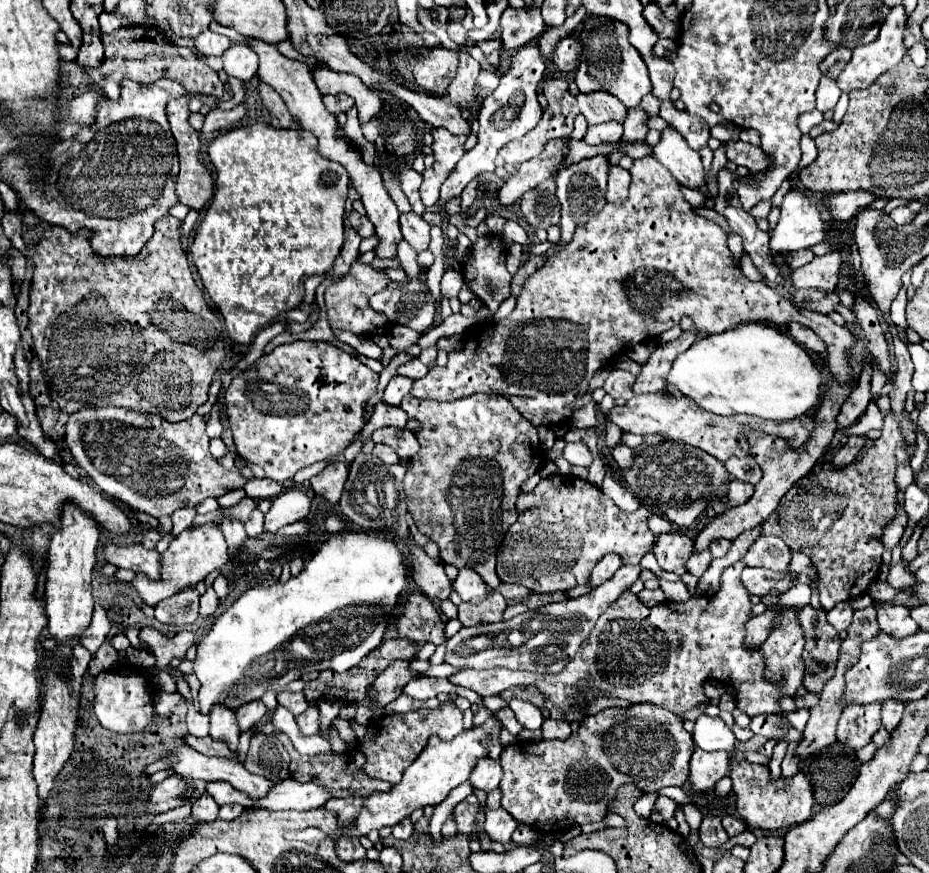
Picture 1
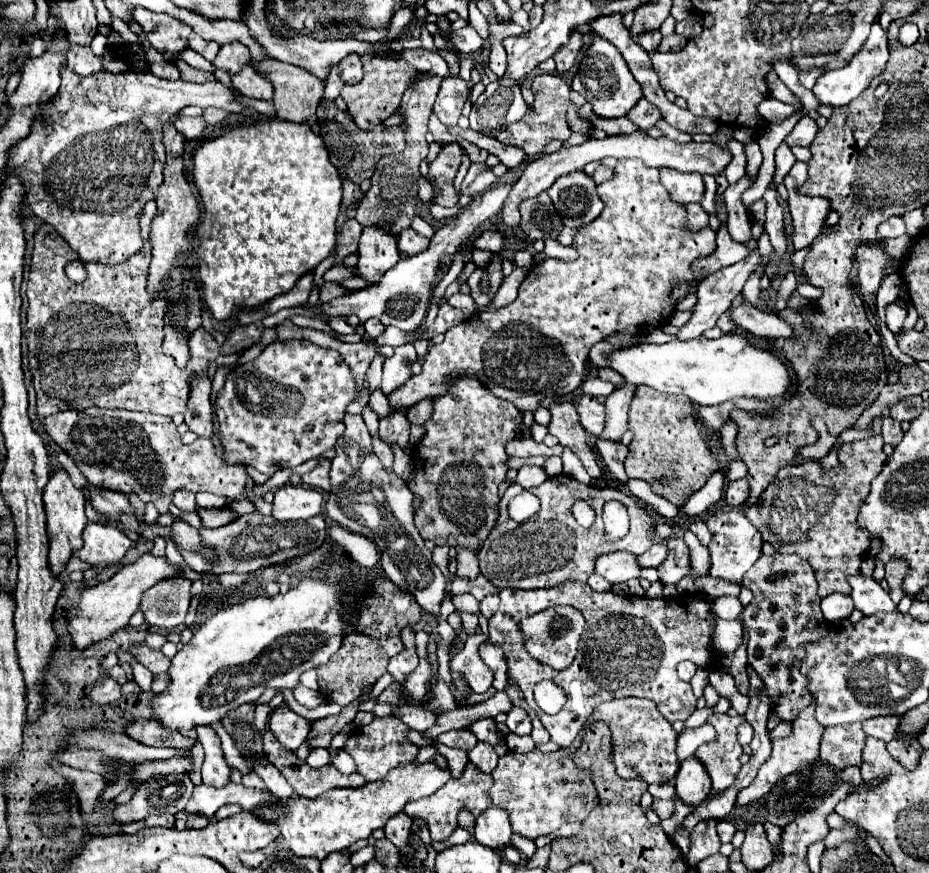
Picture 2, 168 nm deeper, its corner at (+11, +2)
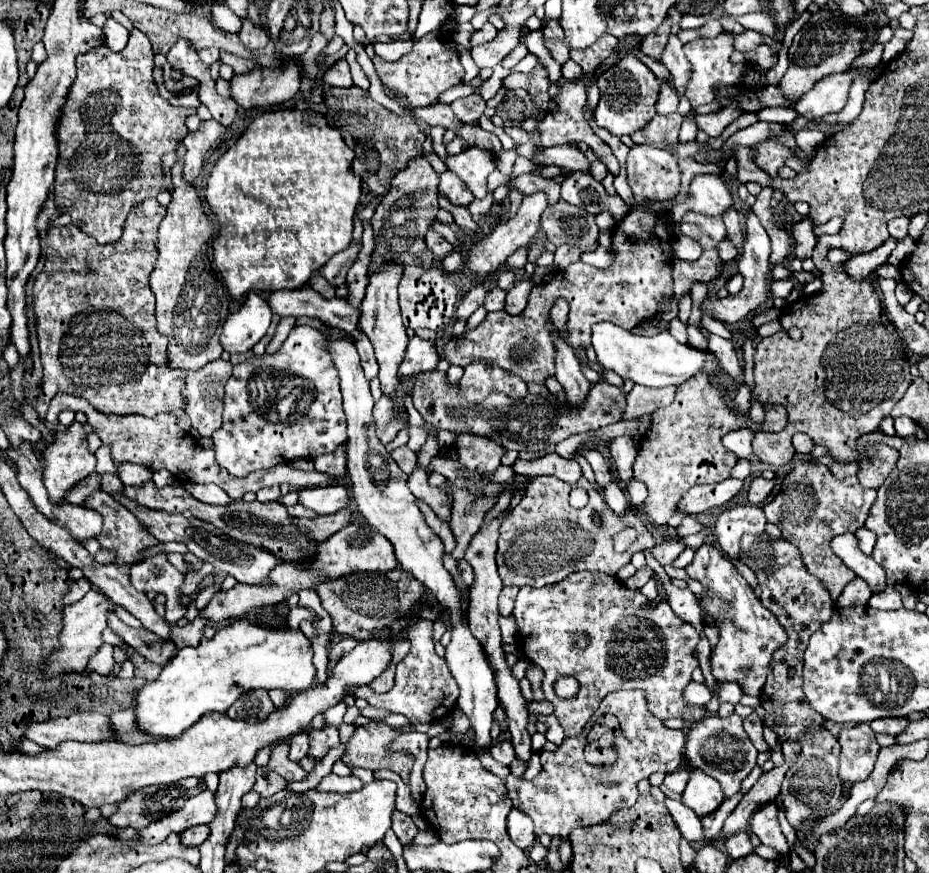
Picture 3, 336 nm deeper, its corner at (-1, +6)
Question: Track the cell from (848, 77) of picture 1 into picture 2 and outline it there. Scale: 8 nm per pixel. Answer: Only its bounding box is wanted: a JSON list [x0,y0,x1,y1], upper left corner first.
[813,23,889,107]

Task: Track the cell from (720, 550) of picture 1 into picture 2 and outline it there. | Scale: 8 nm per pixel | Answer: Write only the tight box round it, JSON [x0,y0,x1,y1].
[689,520,712,546]

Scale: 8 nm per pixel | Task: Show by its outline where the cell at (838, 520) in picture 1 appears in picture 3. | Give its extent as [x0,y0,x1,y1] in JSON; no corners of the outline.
[763,461,877,599]

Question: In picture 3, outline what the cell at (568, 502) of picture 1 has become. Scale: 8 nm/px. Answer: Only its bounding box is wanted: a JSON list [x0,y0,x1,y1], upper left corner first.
[497,477,655,587]

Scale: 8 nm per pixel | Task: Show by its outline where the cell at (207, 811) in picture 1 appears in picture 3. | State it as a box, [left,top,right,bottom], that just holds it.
[181,825,209,847]

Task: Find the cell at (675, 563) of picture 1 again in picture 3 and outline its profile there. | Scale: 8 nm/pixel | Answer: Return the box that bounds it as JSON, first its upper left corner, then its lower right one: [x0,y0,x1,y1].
[685,543,787,695]

